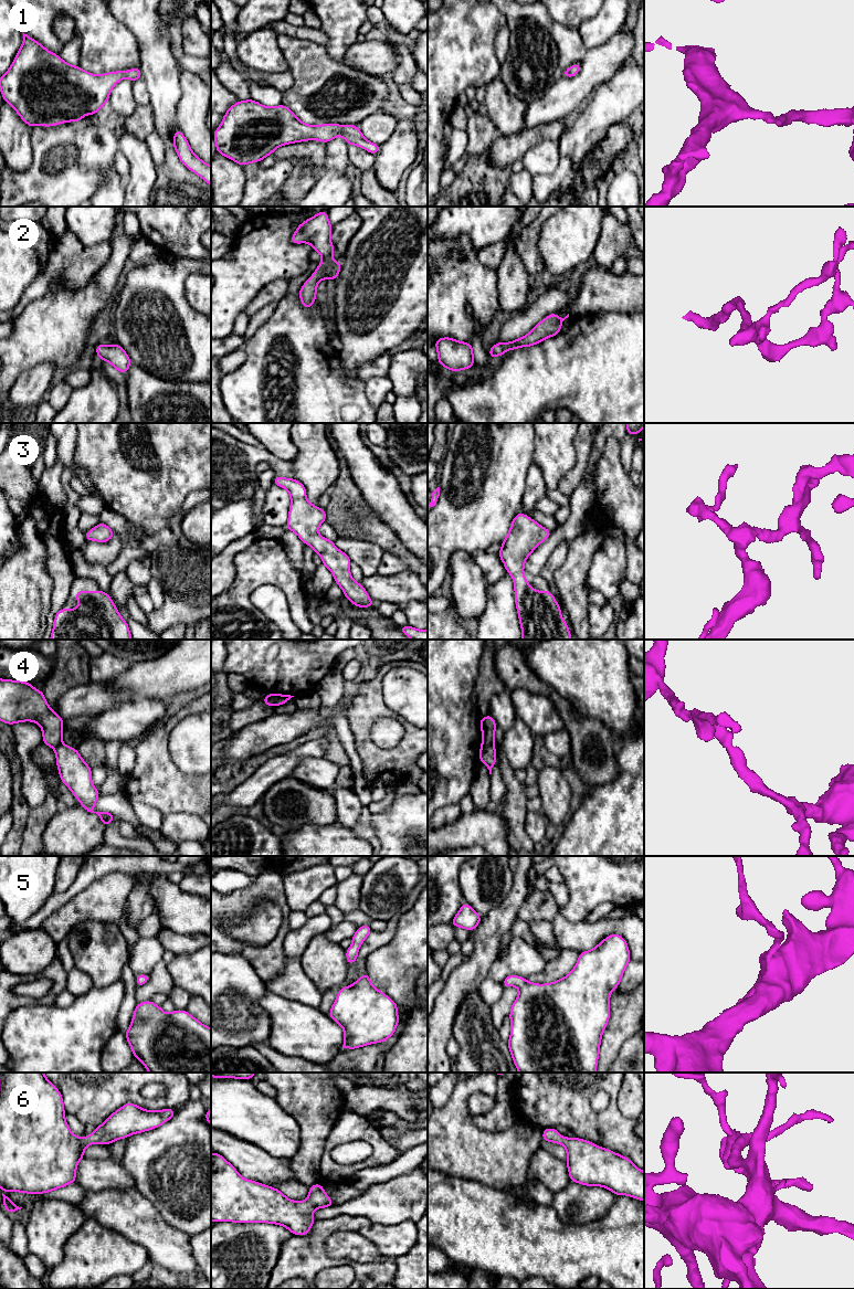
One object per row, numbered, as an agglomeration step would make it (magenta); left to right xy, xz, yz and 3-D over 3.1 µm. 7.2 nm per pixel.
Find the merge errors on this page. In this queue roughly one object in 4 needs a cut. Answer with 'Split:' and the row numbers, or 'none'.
Split: 4

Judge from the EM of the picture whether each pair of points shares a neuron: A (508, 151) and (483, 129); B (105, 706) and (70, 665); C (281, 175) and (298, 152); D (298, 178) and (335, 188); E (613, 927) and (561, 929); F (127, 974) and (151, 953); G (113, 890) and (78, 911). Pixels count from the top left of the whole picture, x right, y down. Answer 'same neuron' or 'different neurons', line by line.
A: different neurons
B: different neurons
C: different neurons
D: same neuron
E: same neuron
F: different neurons
G: same neuron

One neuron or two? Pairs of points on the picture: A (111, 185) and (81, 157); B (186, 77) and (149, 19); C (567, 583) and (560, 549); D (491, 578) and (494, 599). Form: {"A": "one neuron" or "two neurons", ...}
{"A": "two neurons", "B": "two neurons", "C": "two neurons", "D": "two neurons"}

